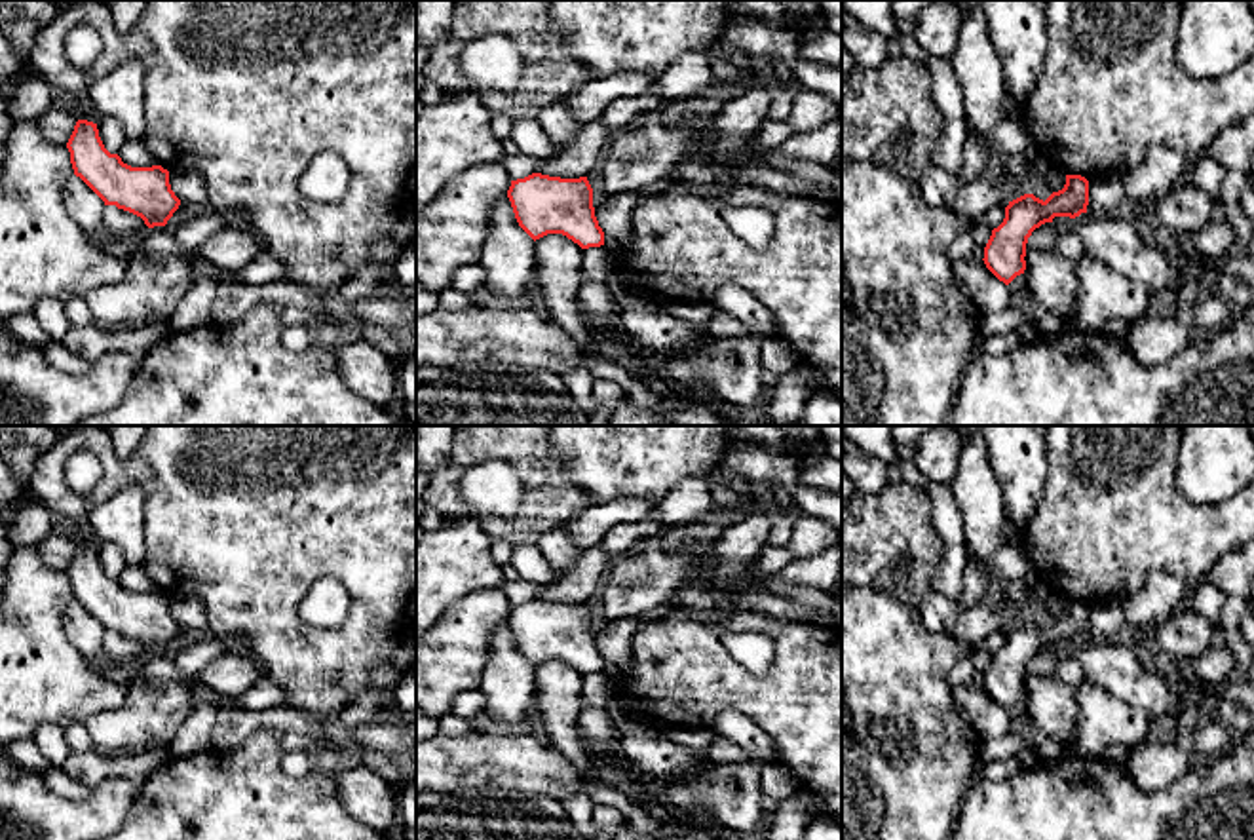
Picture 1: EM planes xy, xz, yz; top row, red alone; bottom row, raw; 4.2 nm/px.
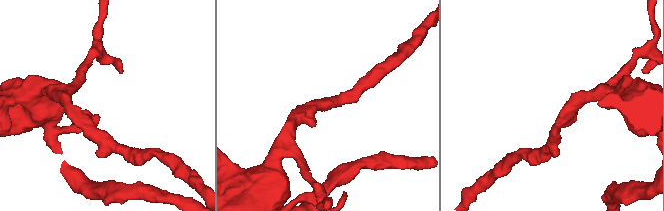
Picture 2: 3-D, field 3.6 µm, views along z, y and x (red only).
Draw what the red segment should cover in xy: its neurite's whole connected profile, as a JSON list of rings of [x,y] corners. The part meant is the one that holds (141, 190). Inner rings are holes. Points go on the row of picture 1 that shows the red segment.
[[[78,120],[66,143],[74,175],[80,177],[104,205],[116,205],[144,220],[148,228],[165,226],[180,200],[169,184],[169,171],[162,165],[131,167],[118,154],[110,154],[97,124]]]

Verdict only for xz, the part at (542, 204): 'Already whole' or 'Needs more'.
Already whole

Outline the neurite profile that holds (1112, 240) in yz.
[[[1081,213],[1072,228],[1081,239],[1083,257],[1146,285],[1153,295],[1153,312],[1172,312],[1186,270],[1172,266],[1157,245],[1142,239],[1130,213]]]

